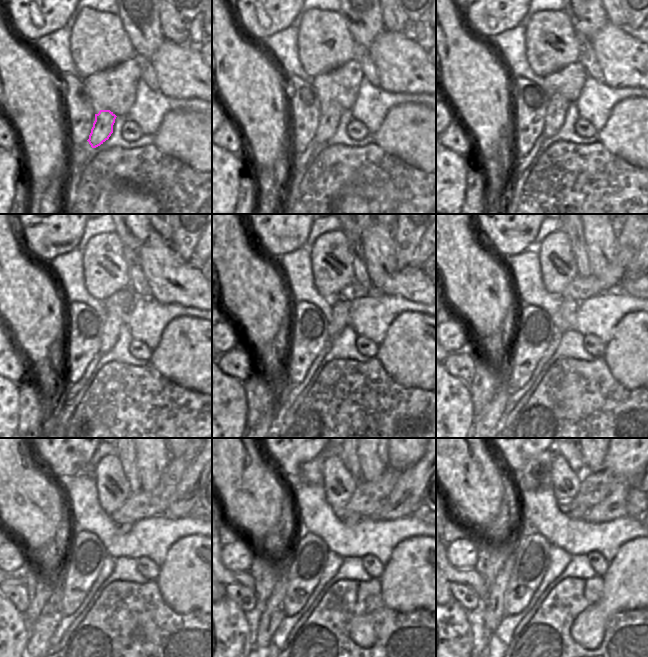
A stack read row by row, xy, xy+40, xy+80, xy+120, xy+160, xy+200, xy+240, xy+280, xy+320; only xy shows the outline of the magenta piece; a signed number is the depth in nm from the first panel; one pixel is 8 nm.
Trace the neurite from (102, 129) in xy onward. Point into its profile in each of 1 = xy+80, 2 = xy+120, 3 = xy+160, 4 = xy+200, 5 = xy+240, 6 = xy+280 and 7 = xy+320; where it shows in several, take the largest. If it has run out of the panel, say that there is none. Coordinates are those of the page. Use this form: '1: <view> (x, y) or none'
1: xy+80 (558, 104)
2: xy+120 (111, 326)
3: xy+160 (341, 315)
4: xy+200 (564, 318)
5: xy+240 (122, 528)
6: xy+280 (351, 519)
7: xy+320 (577, 513)

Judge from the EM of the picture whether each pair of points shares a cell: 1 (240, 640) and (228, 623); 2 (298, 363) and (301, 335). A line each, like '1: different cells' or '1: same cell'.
1: same cell
2: same cell

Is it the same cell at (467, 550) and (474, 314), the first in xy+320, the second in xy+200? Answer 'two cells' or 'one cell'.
two cells

